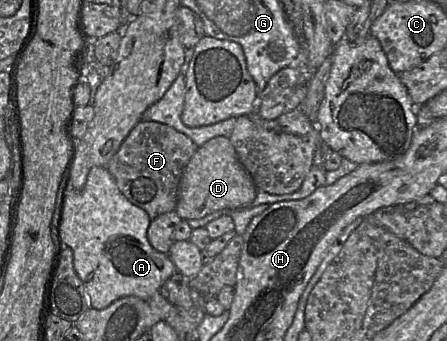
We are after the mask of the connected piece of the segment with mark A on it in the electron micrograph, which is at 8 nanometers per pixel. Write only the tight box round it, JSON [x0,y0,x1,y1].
[59,167,177,310]

